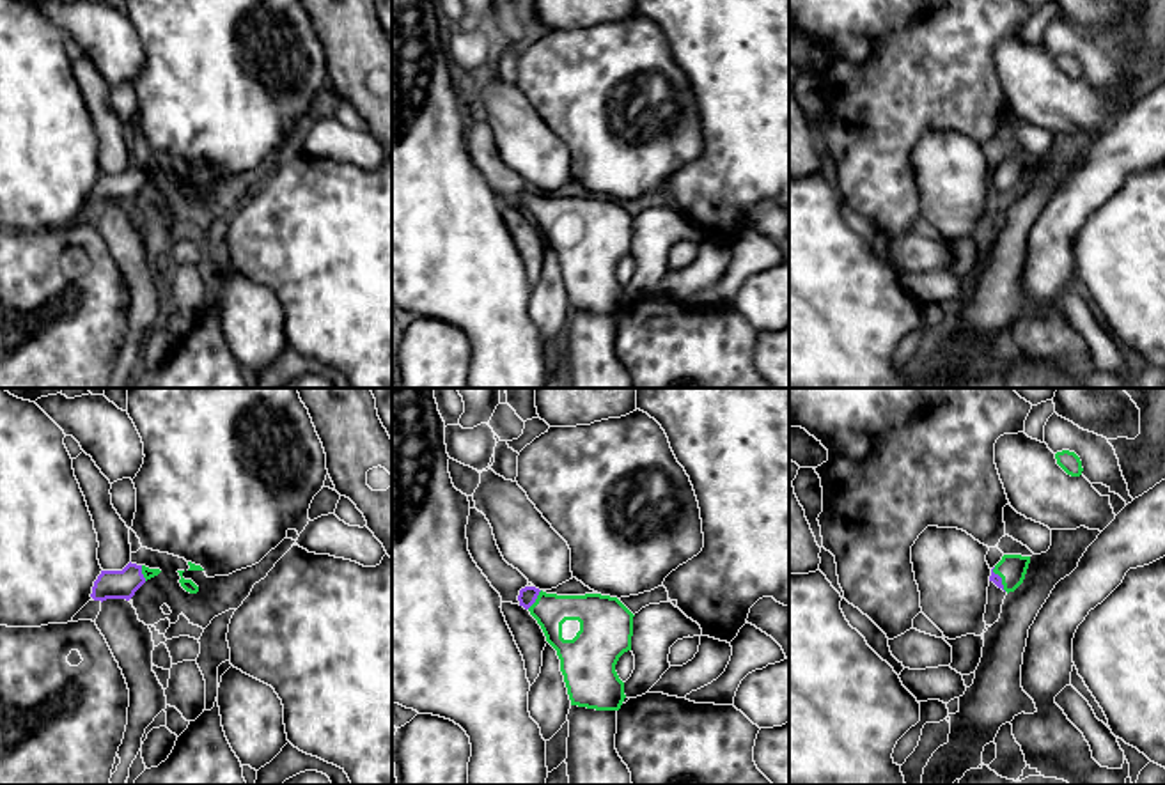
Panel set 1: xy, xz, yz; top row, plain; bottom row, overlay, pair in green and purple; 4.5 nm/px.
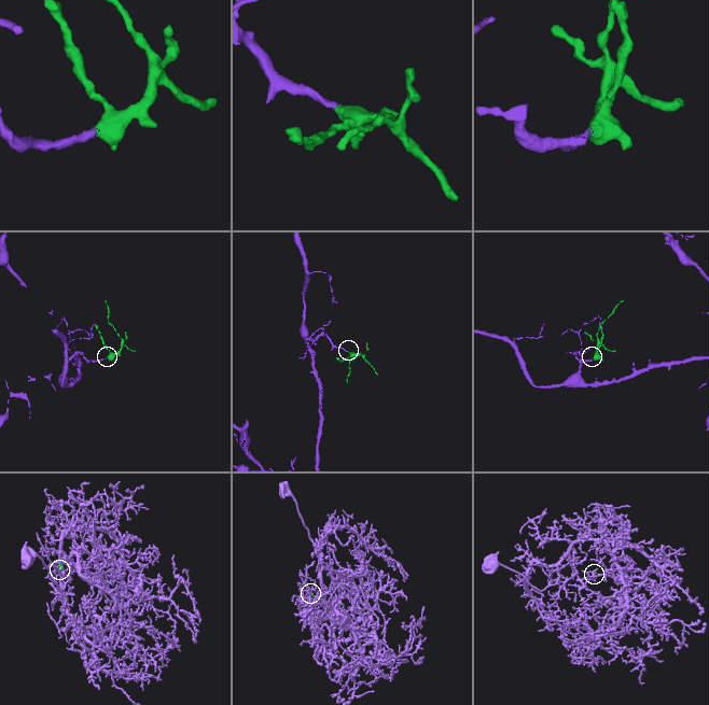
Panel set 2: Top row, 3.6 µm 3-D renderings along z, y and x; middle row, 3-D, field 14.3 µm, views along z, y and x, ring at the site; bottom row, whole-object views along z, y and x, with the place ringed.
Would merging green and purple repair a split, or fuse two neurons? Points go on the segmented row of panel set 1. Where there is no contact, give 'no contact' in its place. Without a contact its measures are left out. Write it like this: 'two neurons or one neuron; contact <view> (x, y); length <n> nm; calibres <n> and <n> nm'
one neuron; contact xz (536, 599); length 110 nm; calibres 160 and 80 nm

